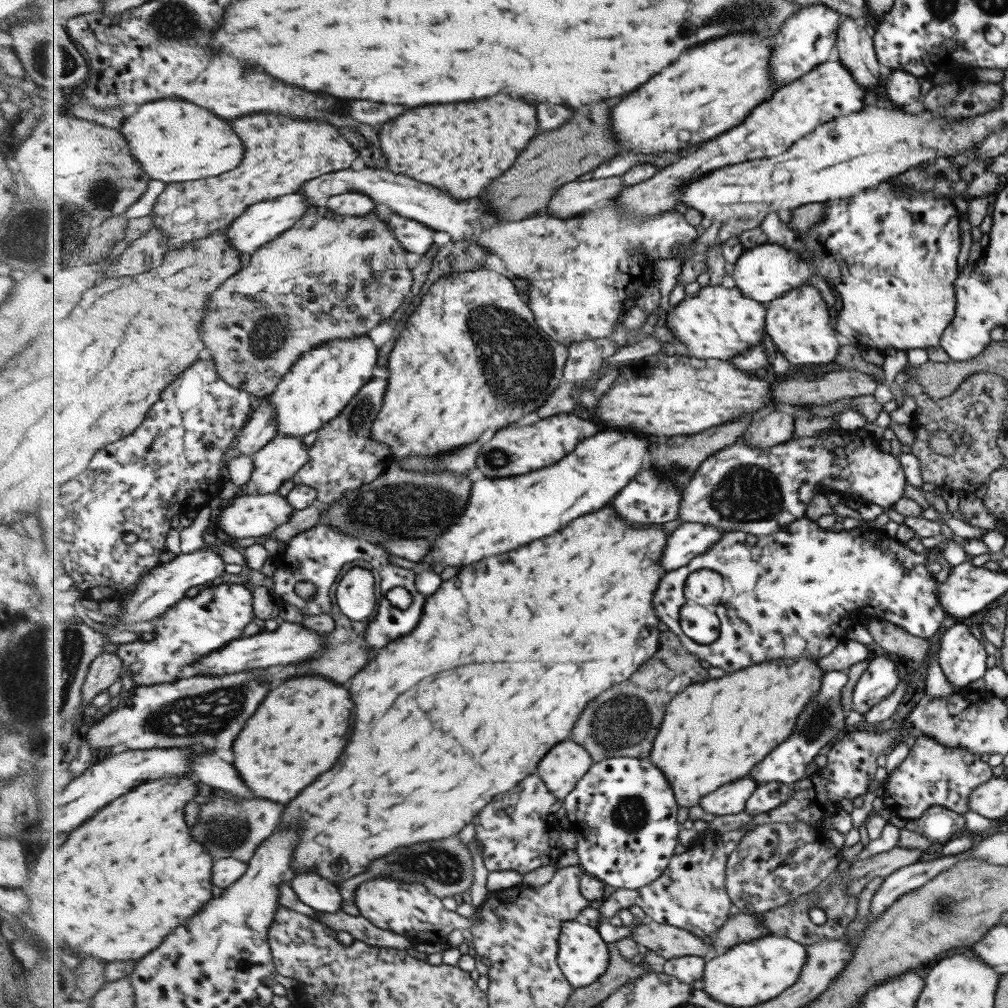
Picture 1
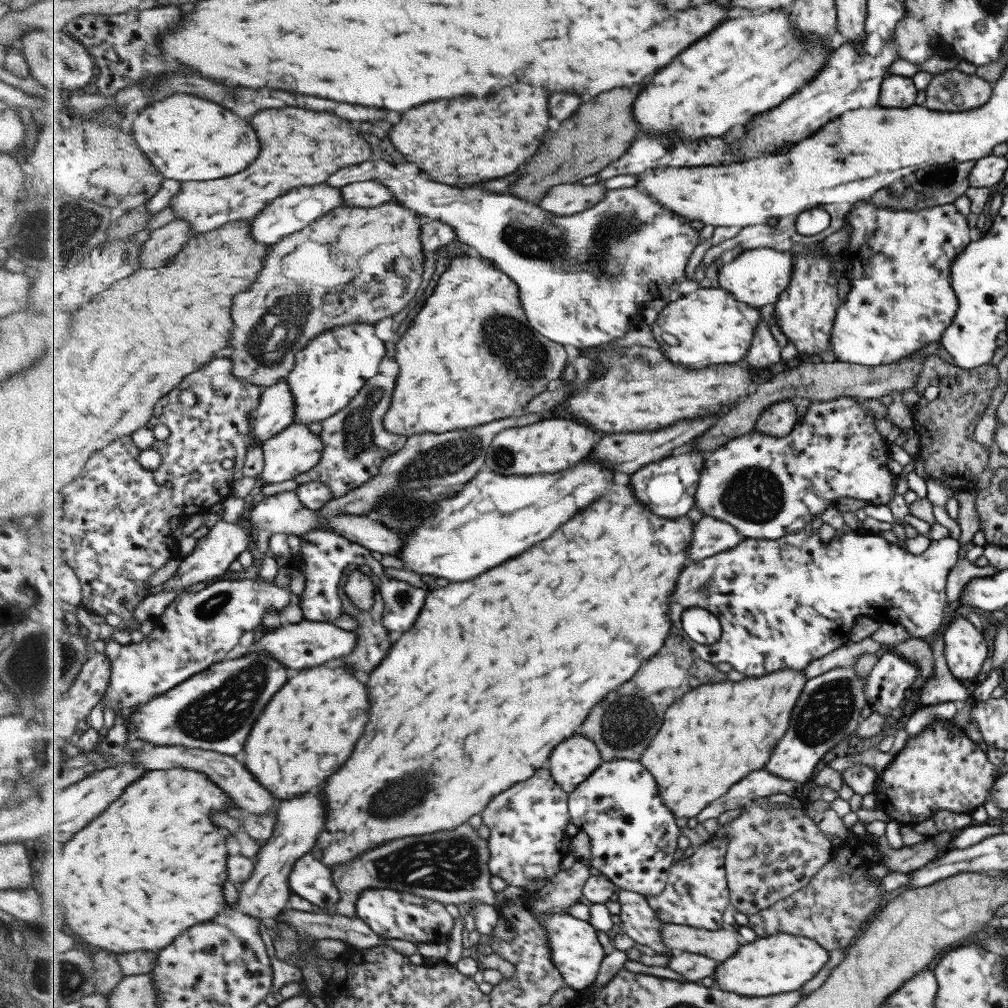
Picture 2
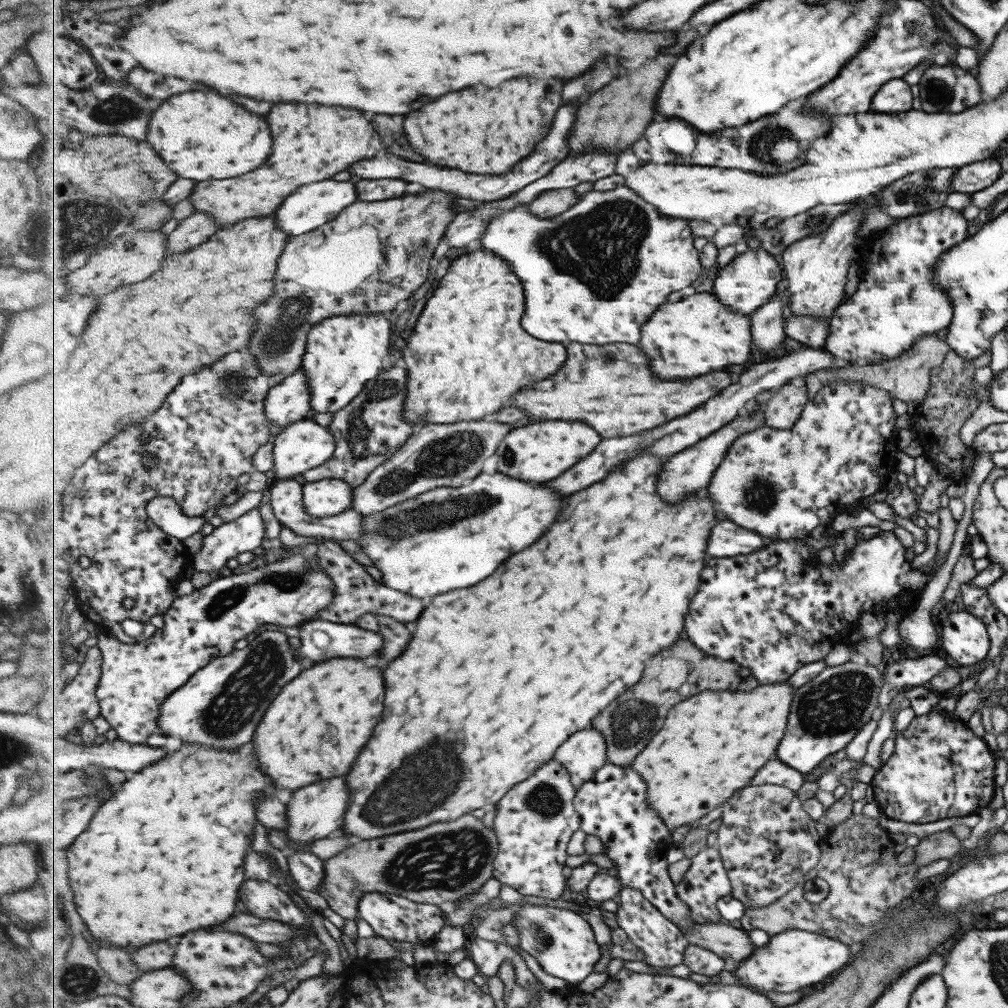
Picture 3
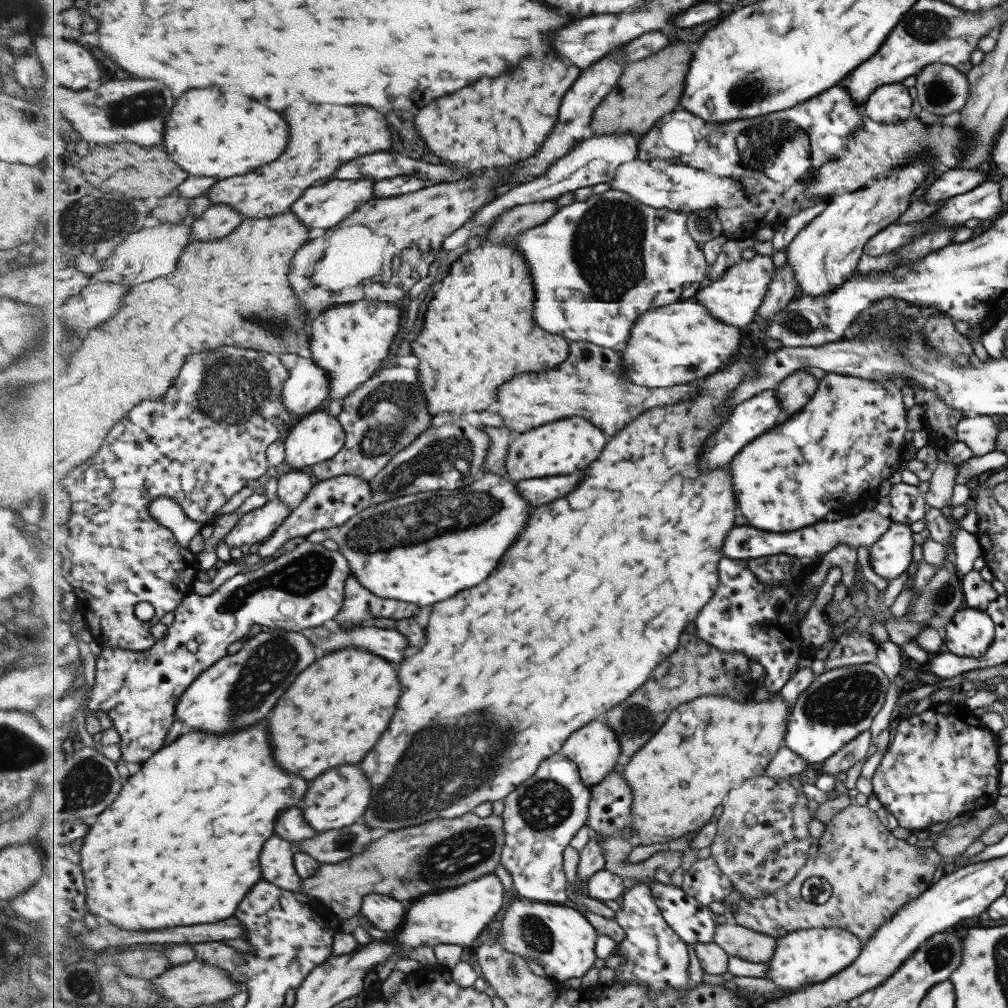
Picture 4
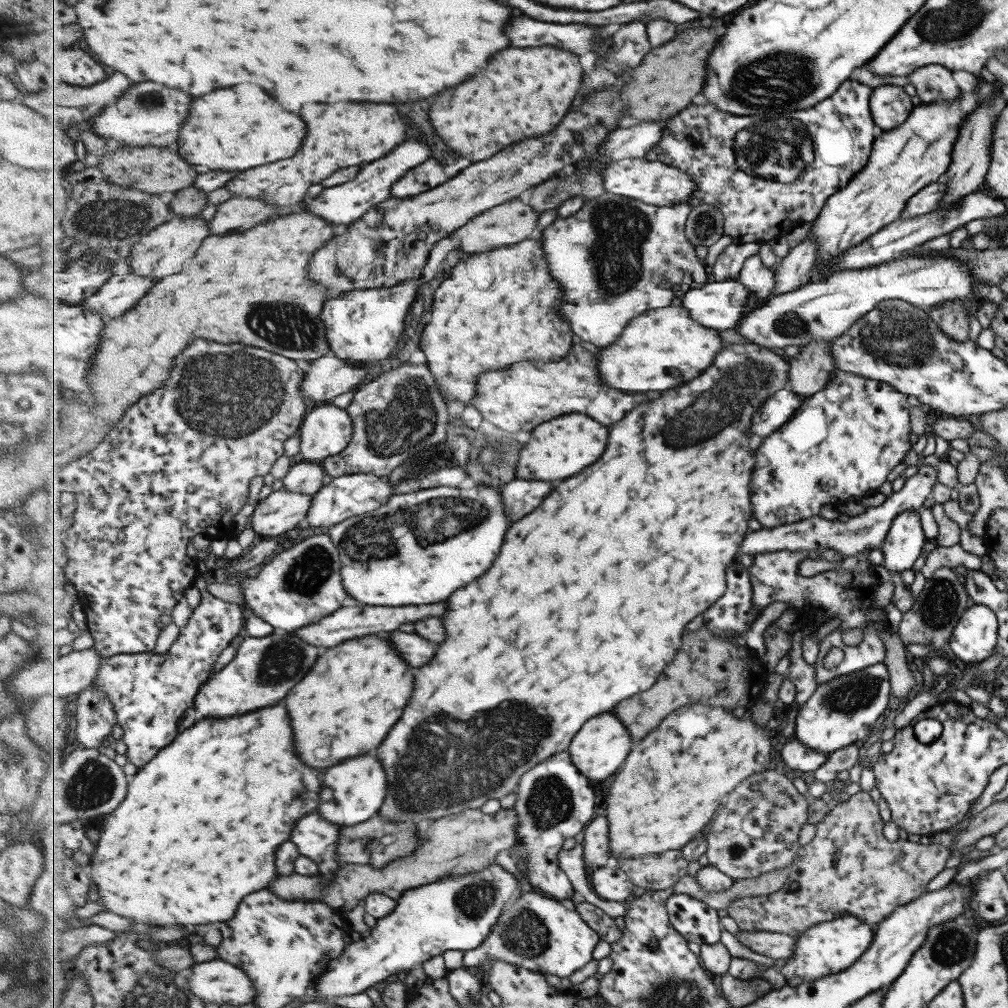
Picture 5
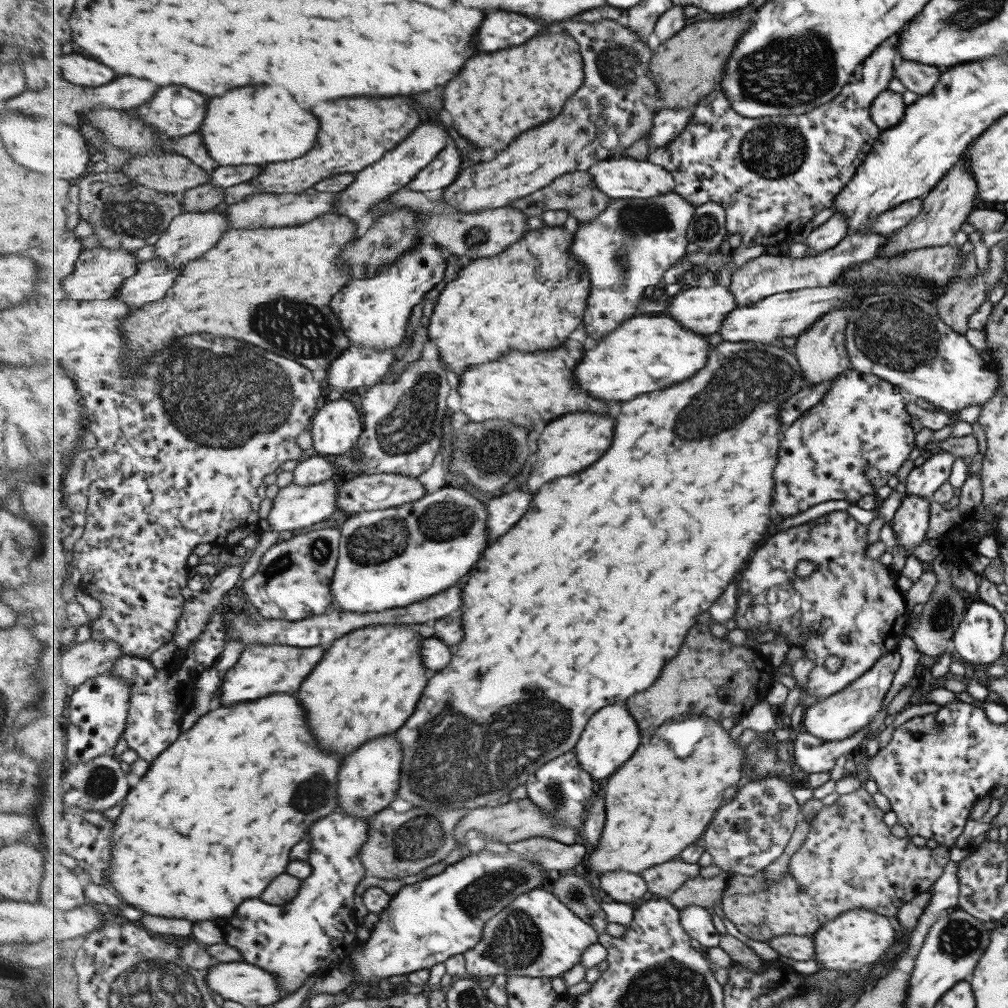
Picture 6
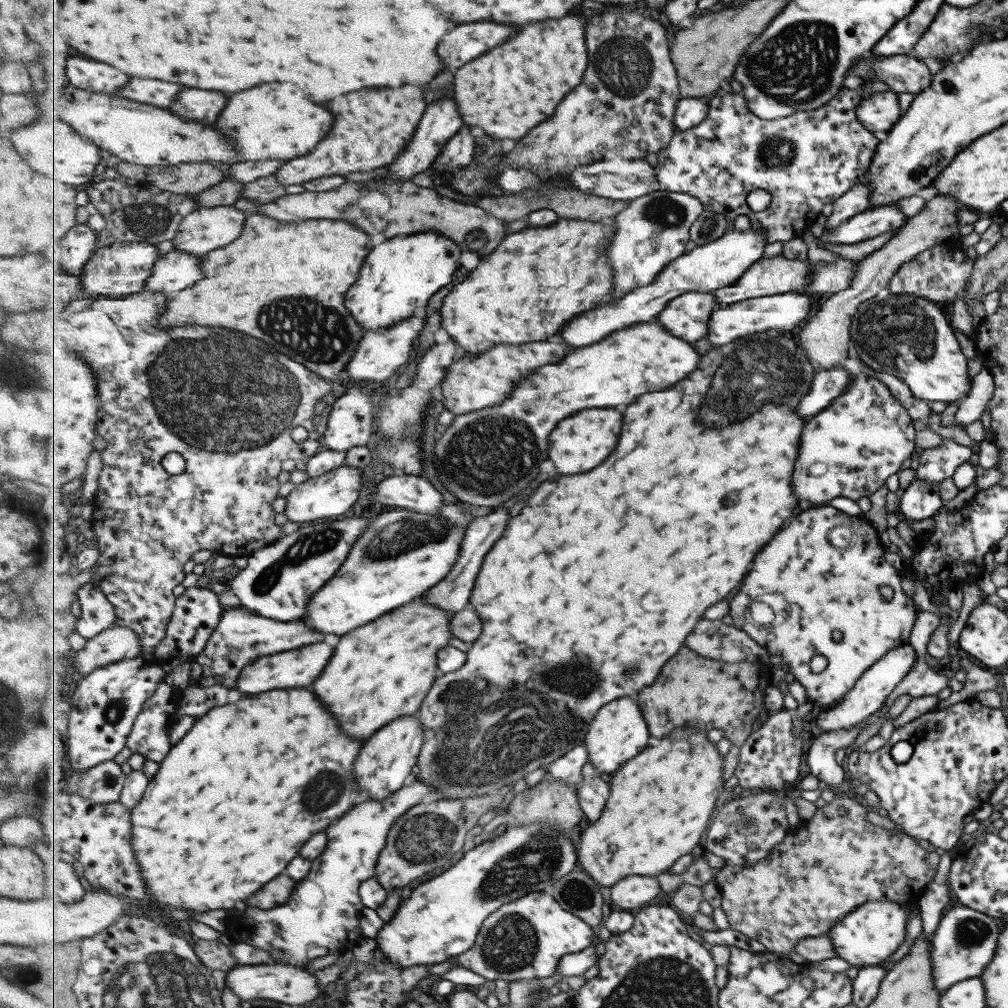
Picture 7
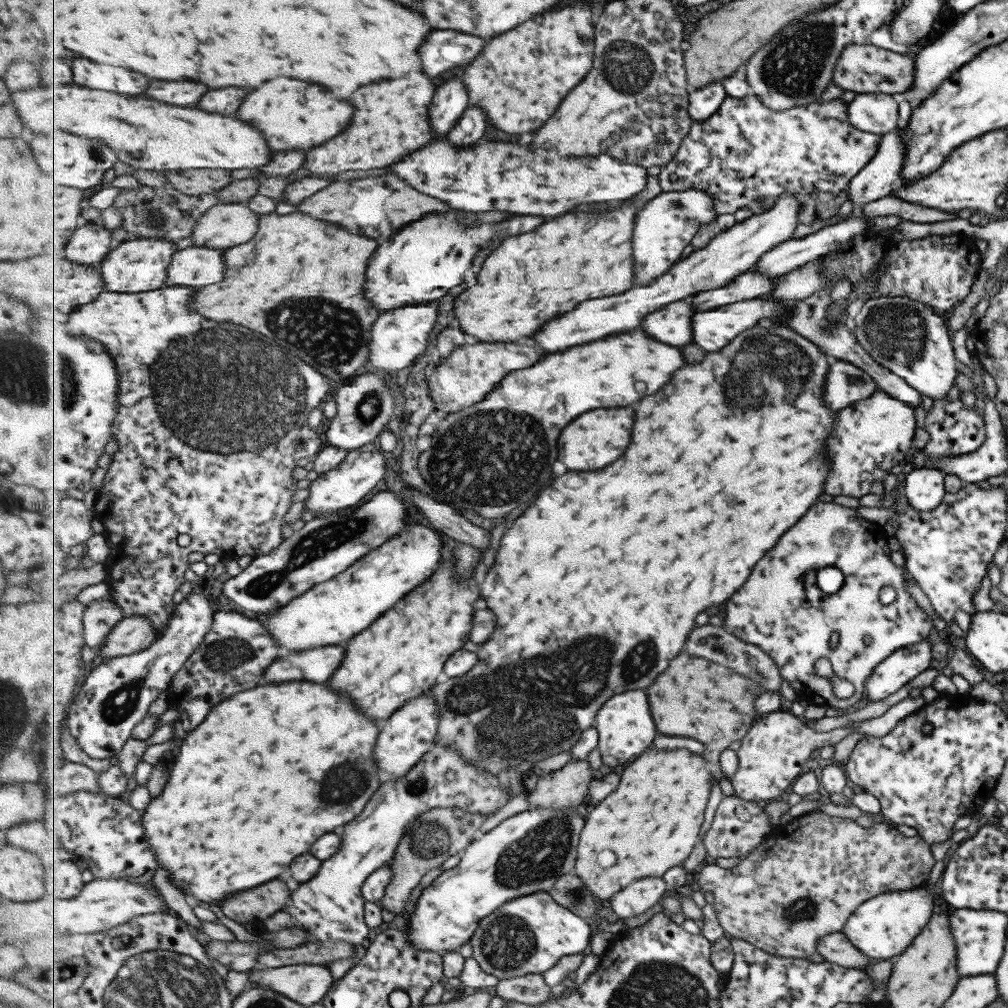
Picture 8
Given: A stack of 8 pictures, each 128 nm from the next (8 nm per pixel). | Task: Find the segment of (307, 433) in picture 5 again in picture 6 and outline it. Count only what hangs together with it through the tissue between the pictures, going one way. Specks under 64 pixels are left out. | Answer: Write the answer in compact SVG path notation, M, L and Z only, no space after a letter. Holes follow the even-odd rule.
M347 399L327 402L311 426L313 448L322 455L335 457L350 452L362 438L364 414Z

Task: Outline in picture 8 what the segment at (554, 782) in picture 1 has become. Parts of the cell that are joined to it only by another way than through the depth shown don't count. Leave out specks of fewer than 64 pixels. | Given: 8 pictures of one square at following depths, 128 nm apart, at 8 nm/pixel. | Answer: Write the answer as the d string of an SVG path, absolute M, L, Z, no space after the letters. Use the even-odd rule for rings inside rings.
M632 690L612 697L599 712L597 729L600 733L599 749L603 757L604 771L622 769L632 758L647 753L658 738L658 725L652 712L649 692Z

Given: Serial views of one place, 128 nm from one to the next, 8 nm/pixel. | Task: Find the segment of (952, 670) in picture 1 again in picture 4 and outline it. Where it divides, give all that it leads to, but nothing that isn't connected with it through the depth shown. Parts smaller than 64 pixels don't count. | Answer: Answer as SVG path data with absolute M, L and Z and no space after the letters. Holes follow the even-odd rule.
M966 606L945 627L943 638L943 650L955 656L979 658L994 641L995 624L983 610Z

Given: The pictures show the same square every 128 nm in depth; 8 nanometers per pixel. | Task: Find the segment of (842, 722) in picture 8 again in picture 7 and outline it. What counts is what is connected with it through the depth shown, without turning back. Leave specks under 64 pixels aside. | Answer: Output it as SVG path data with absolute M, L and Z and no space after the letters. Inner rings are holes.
M960 658L960 669L966 669L966 682L959 692L952 692L952 696L948 699L940 701L935 709L944 709L952 704L963 702L974 698L975 694L983 691L997 691L1000 679L996 679L996 675L990 673L988 669L982 669L975 666L968 660L969 658Z

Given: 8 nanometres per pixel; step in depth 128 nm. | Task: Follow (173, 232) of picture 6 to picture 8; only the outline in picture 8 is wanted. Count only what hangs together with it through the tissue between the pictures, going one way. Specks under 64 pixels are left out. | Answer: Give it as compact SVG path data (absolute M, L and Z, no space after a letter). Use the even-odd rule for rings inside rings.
M220 204L196 224L191 236L193 246L227 250L246 244L259 233L261 219L247 204Z

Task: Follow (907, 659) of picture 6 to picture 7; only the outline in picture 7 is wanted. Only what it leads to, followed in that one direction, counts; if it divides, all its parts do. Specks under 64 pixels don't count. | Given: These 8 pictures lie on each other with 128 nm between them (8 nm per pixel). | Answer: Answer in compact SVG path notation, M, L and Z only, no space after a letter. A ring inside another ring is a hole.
M856 725L843 731L823 732L814 737L808 750L808 764L811 773L821 780L824 787L835 791L846 781L843 766L835 760L836 751L852 746L863 729L862 725Z

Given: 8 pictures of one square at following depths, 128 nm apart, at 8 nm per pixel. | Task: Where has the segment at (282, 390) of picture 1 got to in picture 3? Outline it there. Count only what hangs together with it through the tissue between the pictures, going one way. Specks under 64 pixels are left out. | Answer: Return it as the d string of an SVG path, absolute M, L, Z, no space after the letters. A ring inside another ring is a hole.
M388 313L382 314L351 314L350 316L335 316L334 318L328 318L321 324L317 324L310 330L309 332L309 343L307 344L307 353L303 356L303 368L307 372L309 376L309 383L311 386L312 393L312 408L313 412L310 417L313 417L314 414L326 414L330 413L338 413L340 410L347 408L348 405L351 405L352 402L355 401L355 398L359 397L360 393L364 392L364 389L367 388L367 384L374 380L376 377L379 377L382 374L384 369L384 358L392 352L392 332L394 331L395 320L390 317Z

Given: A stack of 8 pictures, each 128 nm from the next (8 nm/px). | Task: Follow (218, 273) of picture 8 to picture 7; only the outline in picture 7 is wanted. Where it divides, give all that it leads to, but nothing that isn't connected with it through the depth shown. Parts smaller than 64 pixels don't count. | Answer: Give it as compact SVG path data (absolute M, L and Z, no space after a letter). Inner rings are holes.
M174 249L159 258L154 268L154 276L148 280L145 290L173 296L196 286L204 278L206 270L203 270L203 256Z

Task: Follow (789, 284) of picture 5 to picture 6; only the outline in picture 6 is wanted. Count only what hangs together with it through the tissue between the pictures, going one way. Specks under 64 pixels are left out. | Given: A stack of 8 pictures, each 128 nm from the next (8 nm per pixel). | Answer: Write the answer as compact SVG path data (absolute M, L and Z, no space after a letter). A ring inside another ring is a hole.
M838 211L827 222L813 229L807 238L809 256L816 256L836 246L848 234L846 220L846 215Z

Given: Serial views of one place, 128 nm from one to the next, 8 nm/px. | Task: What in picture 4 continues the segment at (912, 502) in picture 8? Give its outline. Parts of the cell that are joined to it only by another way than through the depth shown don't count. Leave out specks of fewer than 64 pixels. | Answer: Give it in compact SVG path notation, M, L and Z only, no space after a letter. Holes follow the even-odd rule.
M896 522L868 549L872 570L878 576L890 582L907 570L913 560L913 534L910 524Z

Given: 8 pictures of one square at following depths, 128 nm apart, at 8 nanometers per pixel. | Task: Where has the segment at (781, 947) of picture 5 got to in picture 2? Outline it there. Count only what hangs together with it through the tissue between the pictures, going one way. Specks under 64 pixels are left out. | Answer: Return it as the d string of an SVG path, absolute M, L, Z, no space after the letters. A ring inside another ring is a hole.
M666 923L662 931L663 939L674 954L693 952L705 954L722 963L732 958L744 944L738 930L726 926L722 930L708 930L696 926Z

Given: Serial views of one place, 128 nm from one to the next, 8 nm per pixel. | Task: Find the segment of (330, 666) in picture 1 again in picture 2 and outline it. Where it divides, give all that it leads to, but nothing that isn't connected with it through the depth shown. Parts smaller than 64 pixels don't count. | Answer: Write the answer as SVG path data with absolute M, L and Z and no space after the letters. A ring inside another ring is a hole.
M361 563L358 566L352 566L352 568L348 568L346 566L346 570L342 571L342 584L340 584L340 588L342 588L342 592L340 592L340 599L342 603L343 612L346 615L350 615L356 619L356 621L360 621L360 628L355 632L360 635L360 644L358 644L358 648L350 654L347 658L342 659L341 663L347 663L350 668L353 668L355 672L358 674L372 674L382 662L384 662L384 658L388 656L388 652L394 648L394 644L396 644L397 635L390 633L388 631L388 627L384 624L384 615L385 615L385 600L383 597L383 593L380 588L381 580L379 577L379 573L374 572L372 568L369 566L364 566L362 568ZM358 569L362 570L365 574L368 574L372 580L374 580L374 584L376 584L376 604L374 604L374 608L372 610L362 610L358 608L353 600L349 597L349 594L345 592L345 584L347 583L347 576L349 576L352 572L357 571Z

